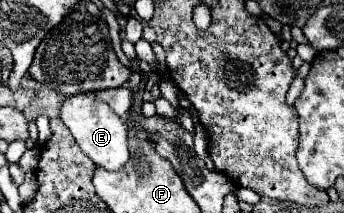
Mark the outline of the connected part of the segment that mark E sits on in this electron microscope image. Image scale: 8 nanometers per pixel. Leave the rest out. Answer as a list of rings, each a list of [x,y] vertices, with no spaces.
[[[78,93],[78,95],[68,97],[62,105],[60,119],[70,129],[76,143],[80,145],[80,149],[98,167],[104,167],[108,171],[116,171],[128,163],[130,149],[128,149],[128,129],[126,129],[124,121],[104,101],[96,99],[92,93]]]

